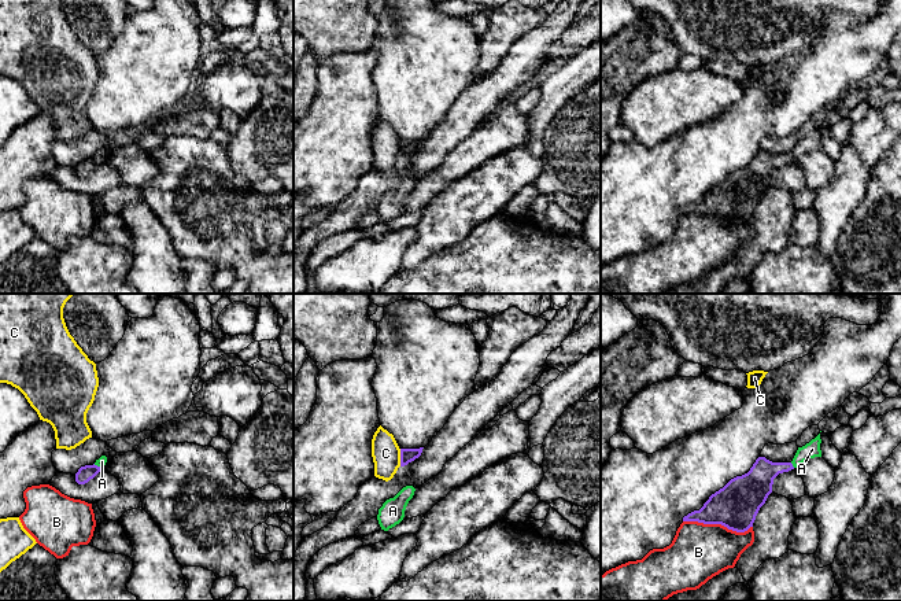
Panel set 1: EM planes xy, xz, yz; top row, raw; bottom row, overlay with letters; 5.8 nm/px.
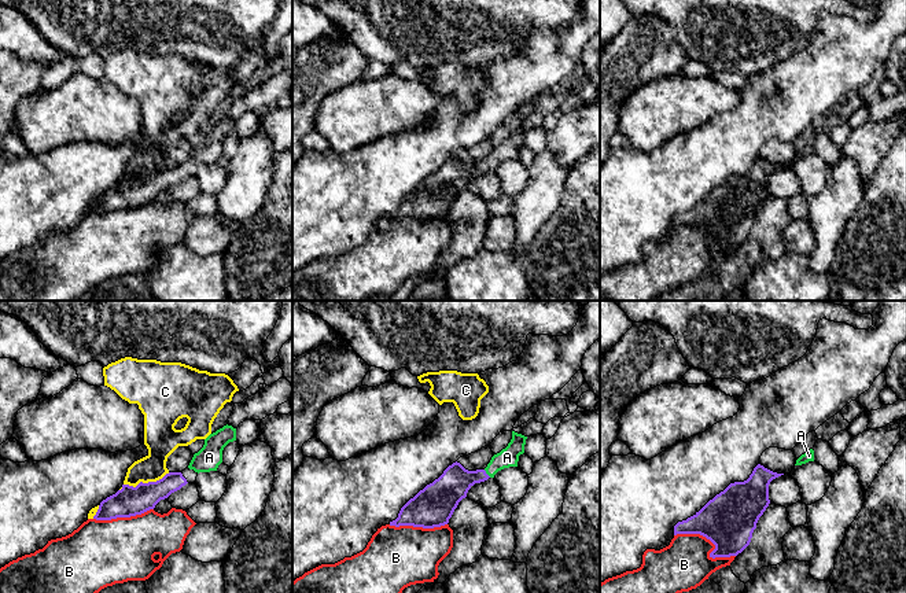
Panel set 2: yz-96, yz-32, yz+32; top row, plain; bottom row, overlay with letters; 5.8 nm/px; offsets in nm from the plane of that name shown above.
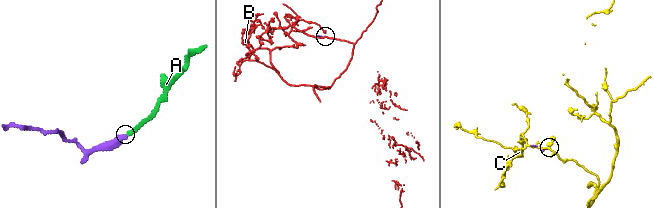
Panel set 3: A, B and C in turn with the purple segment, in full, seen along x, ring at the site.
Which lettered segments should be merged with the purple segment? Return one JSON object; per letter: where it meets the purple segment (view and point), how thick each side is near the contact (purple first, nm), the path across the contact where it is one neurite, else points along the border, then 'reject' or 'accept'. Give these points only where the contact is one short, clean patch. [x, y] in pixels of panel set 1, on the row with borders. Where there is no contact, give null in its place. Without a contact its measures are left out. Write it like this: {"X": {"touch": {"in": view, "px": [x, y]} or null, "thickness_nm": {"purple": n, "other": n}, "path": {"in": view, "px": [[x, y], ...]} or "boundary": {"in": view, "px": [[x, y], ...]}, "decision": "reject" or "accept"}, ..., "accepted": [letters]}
{"A": {"touch": {"in": "yz", "px": [791, 465]}, "thickness_nm": {"purple": 190, "other": 90}, "path": {"in": "yz", "px": [[754, 486], [771, 469], [791, 465], [812, 449]]}, "decision": "accept"}, "B": {"touch": {"in": "yz", "px": [717, 523]}, "thickness_nm": {"purple": 260, "other": 340}, "decision": "reject"}, "C": {"touch": {"in": "xz", "px": [401, 457]}, "thickness_nm": {"purple": 80, "other": 170}, "decision": "reject"}, "accepted": ["A"]}

